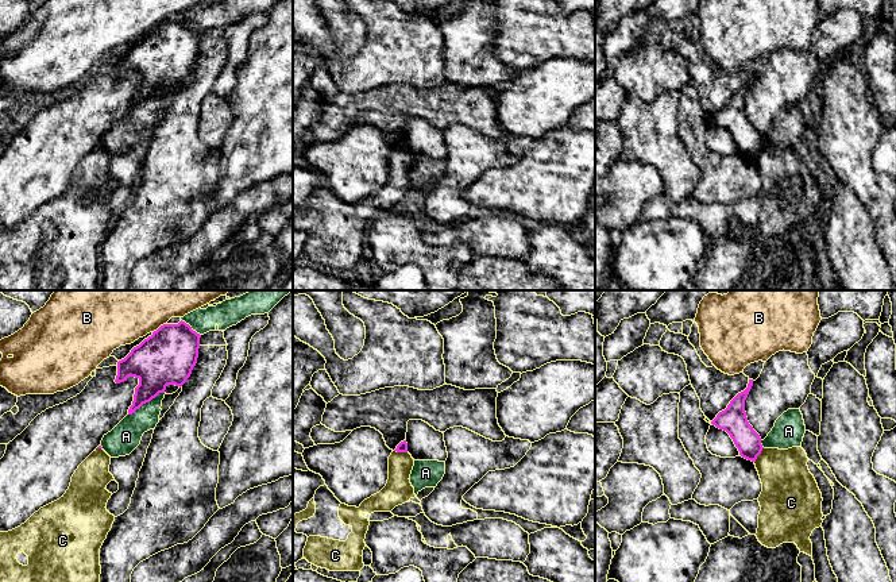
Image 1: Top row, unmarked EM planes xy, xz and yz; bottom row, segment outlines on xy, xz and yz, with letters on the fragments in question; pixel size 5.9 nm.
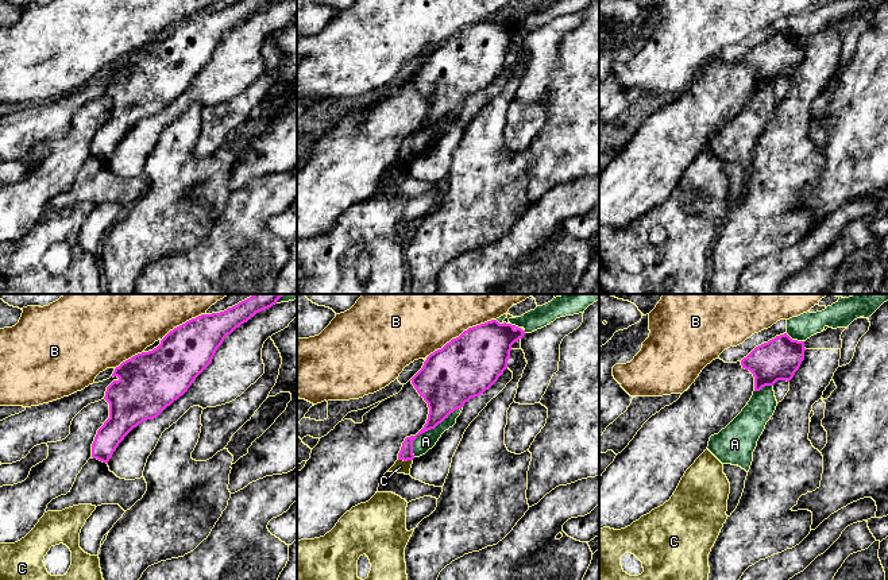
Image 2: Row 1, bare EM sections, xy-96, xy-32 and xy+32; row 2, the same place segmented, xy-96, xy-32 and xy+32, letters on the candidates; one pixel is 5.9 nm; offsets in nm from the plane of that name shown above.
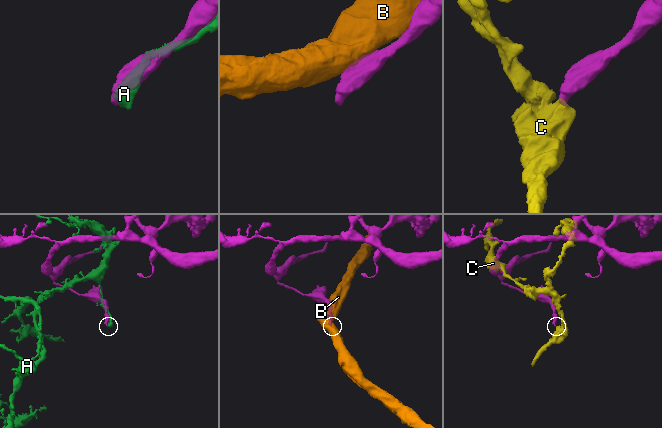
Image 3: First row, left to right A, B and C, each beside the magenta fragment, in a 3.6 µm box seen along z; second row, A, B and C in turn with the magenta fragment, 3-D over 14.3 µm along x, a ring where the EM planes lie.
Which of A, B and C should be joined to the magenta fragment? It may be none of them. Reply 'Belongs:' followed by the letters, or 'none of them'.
Belongs: none of them

